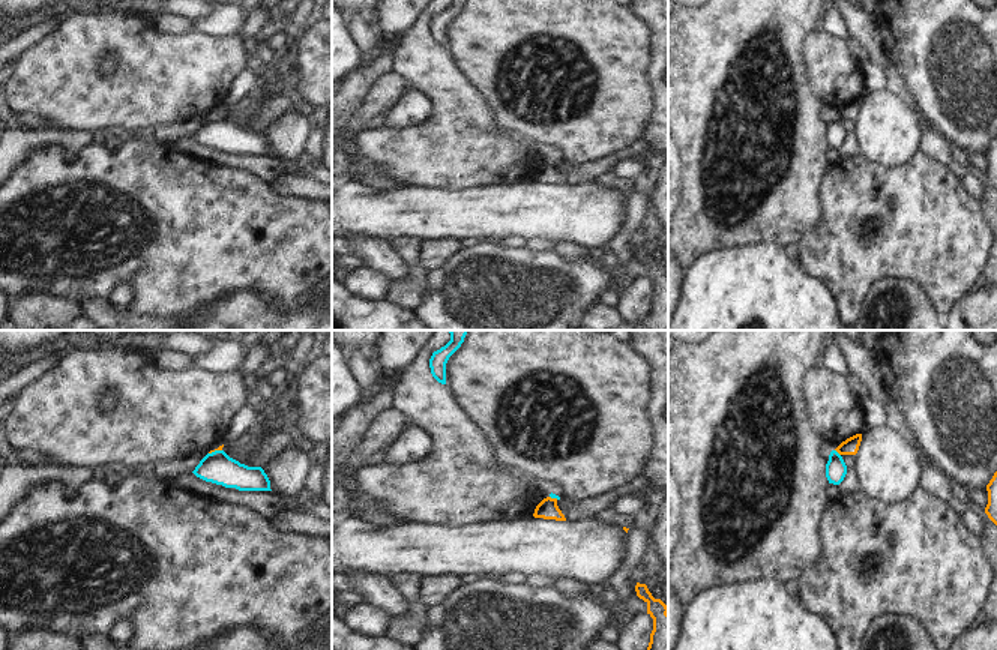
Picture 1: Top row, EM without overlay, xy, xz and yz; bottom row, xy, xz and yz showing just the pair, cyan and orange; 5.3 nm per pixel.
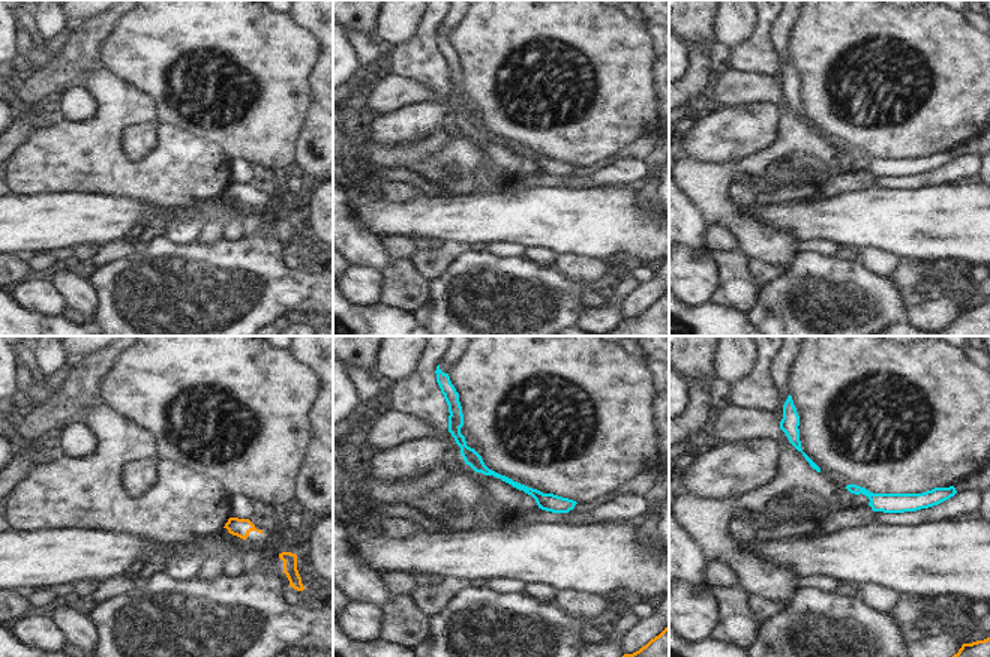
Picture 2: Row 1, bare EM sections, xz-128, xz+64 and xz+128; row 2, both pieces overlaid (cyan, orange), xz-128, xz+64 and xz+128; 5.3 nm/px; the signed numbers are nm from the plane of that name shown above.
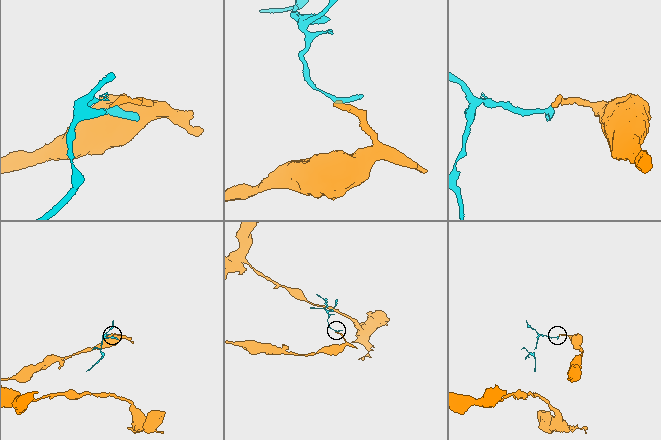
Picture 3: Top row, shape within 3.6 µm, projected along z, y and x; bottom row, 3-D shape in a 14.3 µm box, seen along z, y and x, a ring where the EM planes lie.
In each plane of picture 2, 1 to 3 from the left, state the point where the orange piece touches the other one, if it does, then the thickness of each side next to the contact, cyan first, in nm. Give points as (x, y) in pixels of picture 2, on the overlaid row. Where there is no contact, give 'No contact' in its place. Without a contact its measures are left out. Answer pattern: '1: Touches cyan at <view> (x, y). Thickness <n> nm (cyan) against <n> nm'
1: No contact
2: No contact
3: No contact

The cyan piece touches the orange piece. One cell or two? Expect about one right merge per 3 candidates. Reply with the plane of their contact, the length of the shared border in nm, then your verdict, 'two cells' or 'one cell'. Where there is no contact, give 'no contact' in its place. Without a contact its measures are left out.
yz | 50 nm | two cells

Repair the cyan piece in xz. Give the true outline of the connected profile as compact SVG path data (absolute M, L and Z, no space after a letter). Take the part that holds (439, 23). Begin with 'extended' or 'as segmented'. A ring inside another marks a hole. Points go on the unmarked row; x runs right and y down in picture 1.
as segmented; M450 0L450 5L444 11L432 17L429 32L432 41L438 47L446 48L446 27L449 21L461 11L464 2L465 0Z

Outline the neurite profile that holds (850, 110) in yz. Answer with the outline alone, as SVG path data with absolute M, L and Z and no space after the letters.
M856 98L842 105L835 114L839 119L856 119L862 105L862 98Z

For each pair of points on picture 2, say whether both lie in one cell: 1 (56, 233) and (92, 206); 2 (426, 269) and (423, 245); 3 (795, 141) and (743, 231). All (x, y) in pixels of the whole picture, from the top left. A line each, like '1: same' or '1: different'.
1: same
2: different
3: same

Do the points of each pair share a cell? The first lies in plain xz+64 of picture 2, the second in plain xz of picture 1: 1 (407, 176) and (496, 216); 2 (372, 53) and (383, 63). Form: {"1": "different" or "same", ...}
{"1": "different", "2": "different"}

